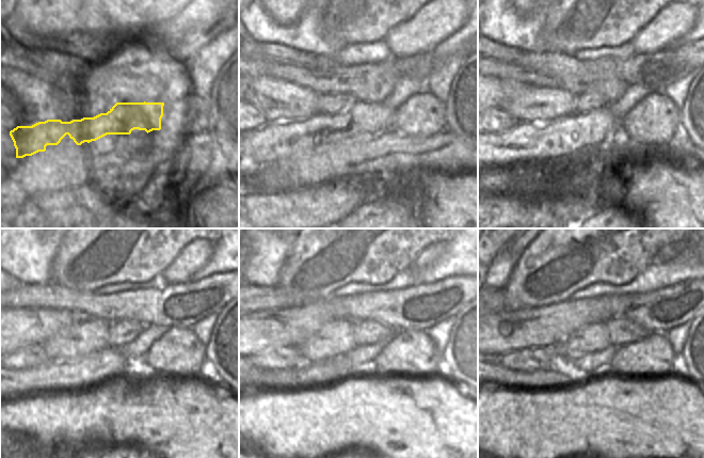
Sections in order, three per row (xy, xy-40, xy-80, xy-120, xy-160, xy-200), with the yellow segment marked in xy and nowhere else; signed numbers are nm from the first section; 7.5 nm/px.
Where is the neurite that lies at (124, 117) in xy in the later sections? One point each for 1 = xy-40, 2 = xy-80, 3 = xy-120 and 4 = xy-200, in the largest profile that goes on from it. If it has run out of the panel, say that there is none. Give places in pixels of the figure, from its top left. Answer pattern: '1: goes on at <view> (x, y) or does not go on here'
1: goes on at xy-40 (267, 144)
2: goes on at xy-80 (505, 147)
3: goes on at xy-120 (21, 384)
4: goes on at xy-200 (508, 384)

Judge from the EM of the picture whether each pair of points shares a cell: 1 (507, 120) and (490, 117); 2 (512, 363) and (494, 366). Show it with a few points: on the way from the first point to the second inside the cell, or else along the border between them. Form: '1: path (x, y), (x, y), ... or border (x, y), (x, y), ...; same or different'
1: path (502, 120), (494, 120); same
2: border (499, 354), (499, 360), (506, 366), (528, 372); different

